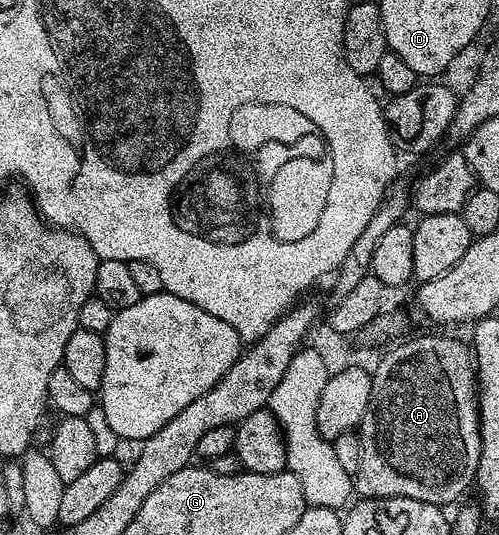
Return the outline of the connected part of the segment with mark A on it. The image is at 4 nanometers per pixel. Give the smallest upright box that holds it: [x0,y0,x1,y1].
[356,336,482,506]

